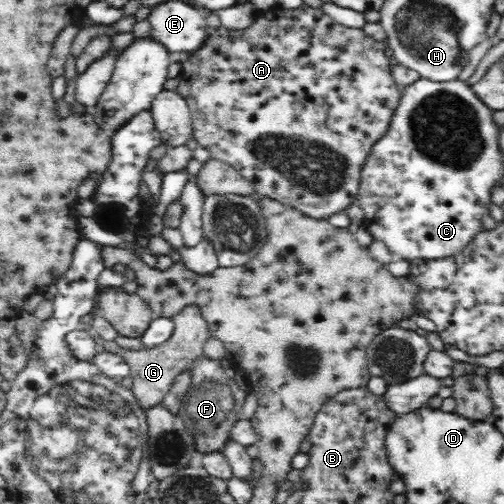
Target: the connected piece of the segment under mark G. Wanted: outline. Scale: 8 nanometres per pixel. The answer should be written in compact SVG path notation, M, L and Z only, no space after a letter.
M195 305L184 307L178 314L172 316L174 332L166 342L156 346L151 352L144 350L126 350L120 348L118 354L126 358L130 368L132 378L131 391L134 394L136 403L143 409L158 405L162 402L162 397L170 391L170 387L176 381L176 378L184 372L189 372L197 358L204 356L206 343L212 341L209 334L209 327L206 321L202 319L200 310Z

